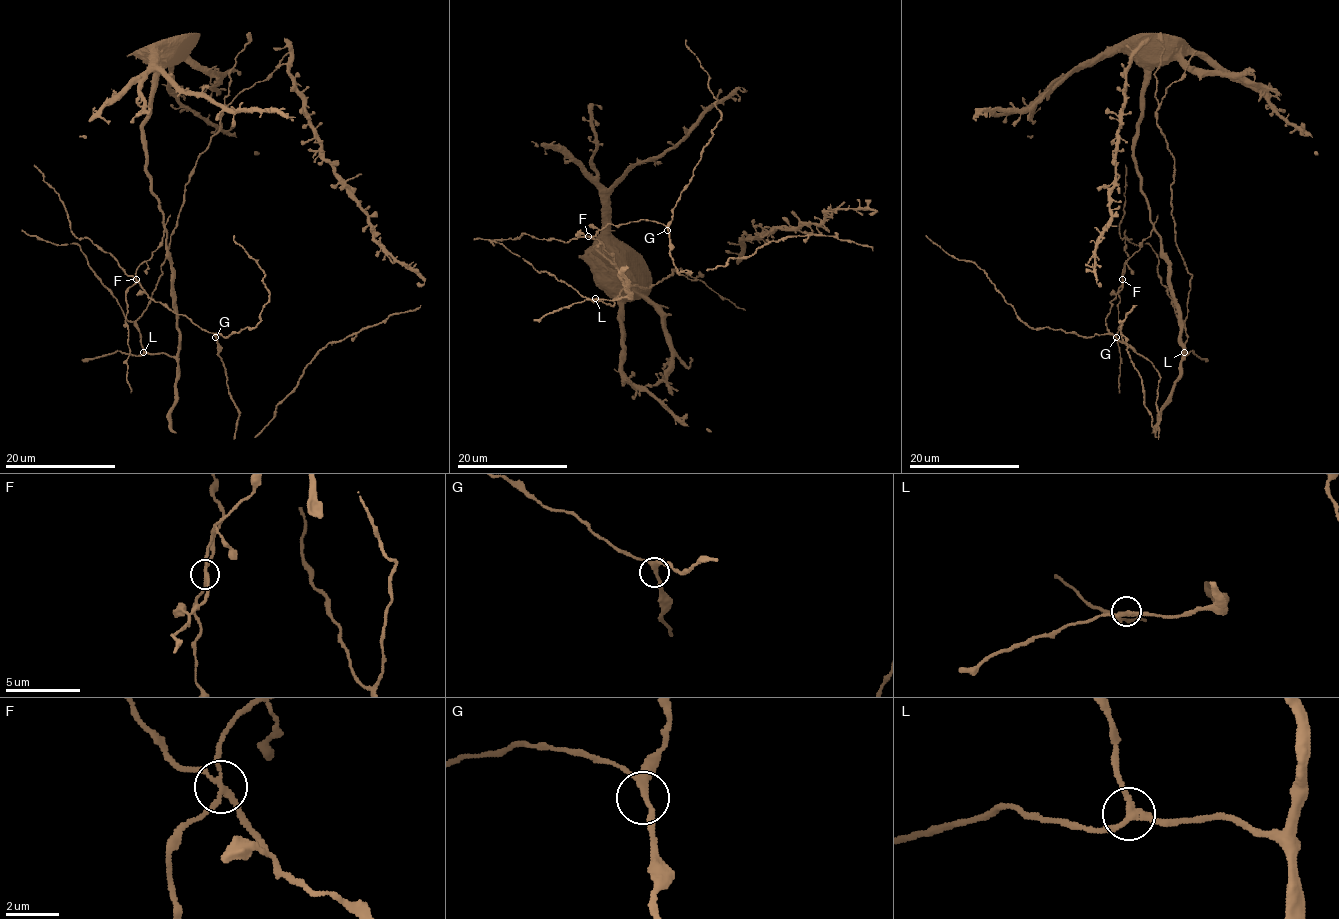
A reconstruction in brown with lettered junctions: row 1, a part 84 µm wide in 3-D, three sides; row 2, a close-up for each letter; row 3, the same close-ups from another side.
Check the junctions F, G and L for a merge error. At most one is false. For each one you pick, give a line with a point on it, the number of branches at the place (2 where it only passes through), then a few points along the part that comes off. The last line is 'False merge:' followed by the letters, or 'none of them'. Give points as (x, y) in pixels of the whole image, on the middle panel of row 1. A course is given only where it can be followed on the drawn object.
F: at (588, 236); 4 branches meet; foreign part runs (589, 236), (579, 232), (577, 234), (580, 230), (580, 234), (583, 233)
False merge: F

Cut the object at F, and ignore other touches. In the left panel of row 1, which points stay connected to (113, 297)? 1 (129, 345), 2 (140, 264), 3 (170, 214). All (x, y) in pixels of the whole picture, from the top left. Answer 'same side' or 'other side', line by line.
1: other side
2: other side
3: other side

